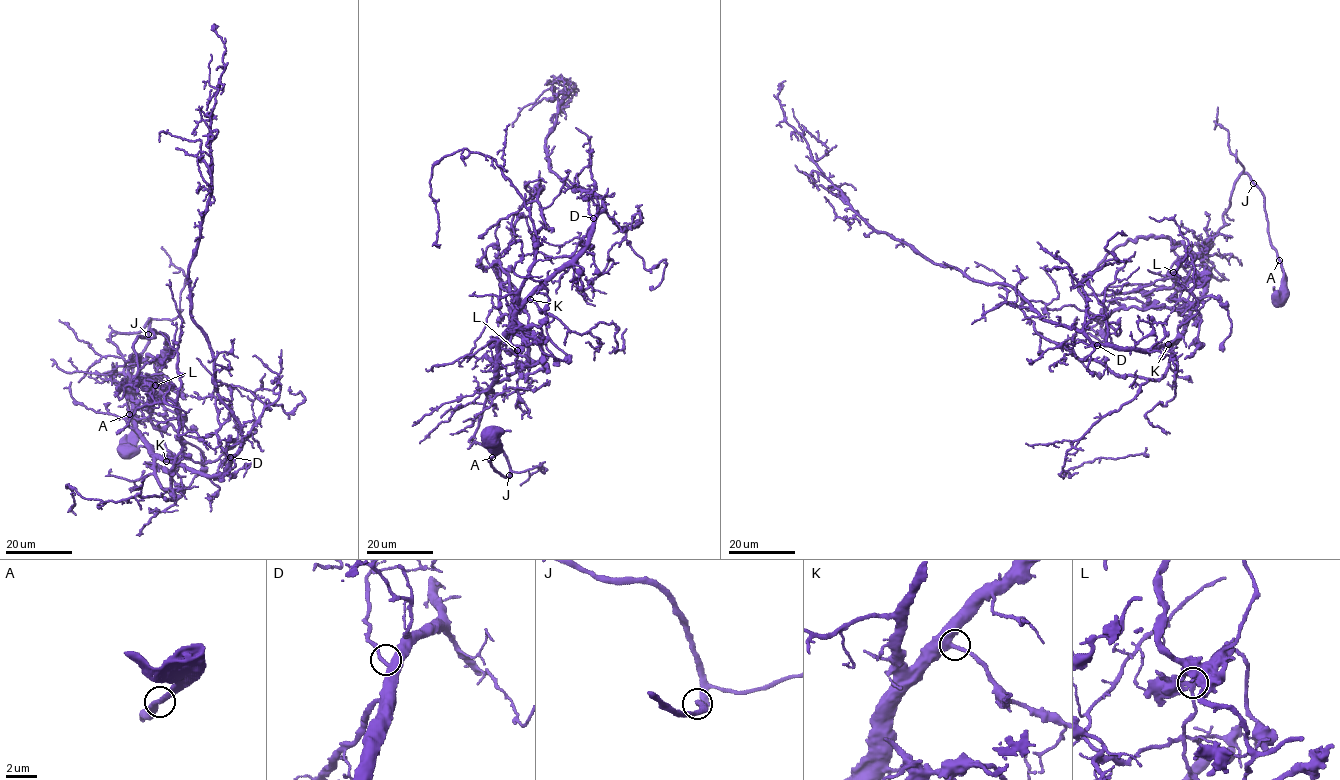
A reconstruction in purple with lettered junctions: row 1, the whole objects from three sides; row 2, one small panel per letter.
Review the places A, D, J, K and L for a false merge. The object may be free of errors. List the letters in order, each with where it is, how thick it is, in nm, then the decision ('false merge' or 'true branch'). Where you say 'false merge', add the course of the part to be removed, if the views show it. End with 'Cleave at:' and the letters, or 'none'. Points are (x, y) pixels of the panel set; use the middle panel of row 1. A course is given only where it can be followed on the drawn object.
A: (492, 457) | 280 nm | true branch
D: (593, 218) | 320 nm | true branch
J: (509, 475) | 320 nm | true branch
K: (530, 299) | 440 nm | true branch
L: (517, 350) | 280 nm | true branch
Cleave at: none

